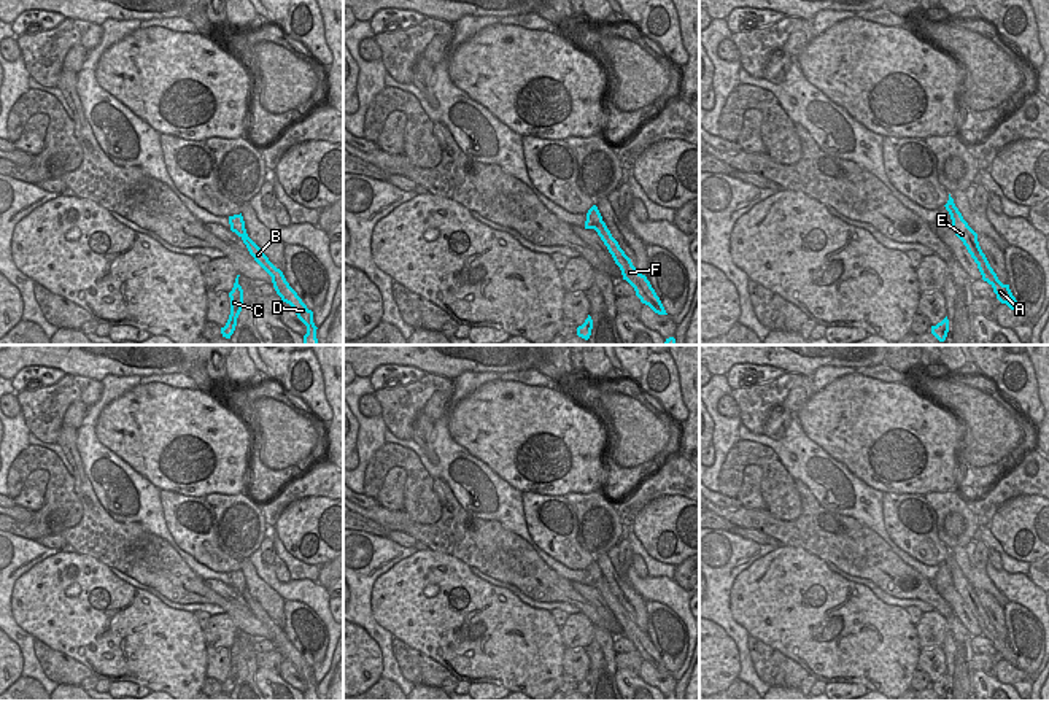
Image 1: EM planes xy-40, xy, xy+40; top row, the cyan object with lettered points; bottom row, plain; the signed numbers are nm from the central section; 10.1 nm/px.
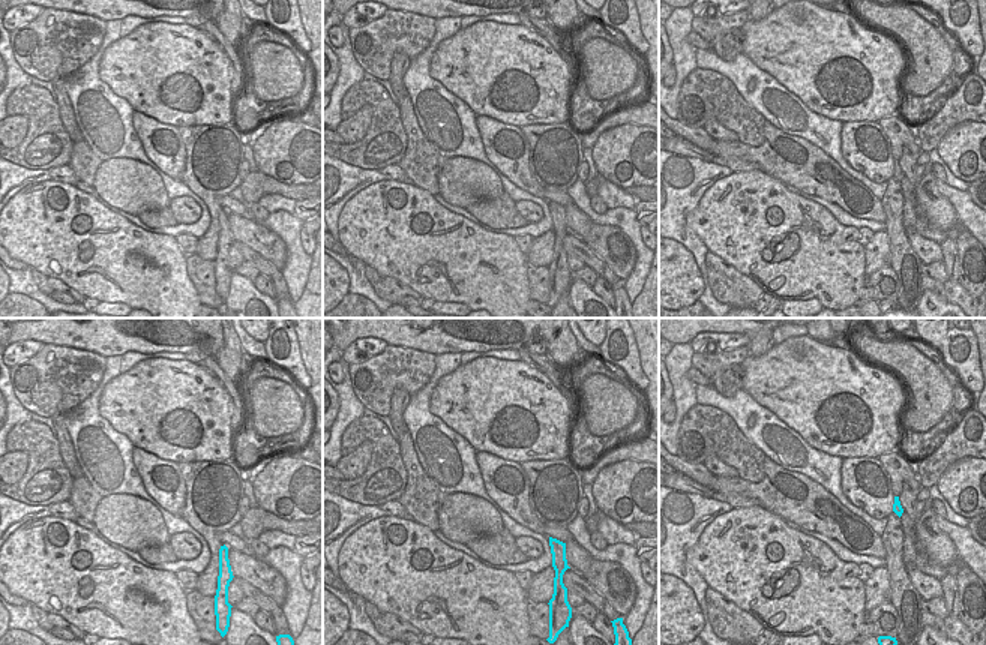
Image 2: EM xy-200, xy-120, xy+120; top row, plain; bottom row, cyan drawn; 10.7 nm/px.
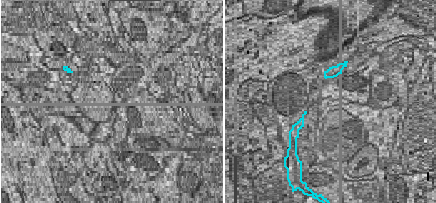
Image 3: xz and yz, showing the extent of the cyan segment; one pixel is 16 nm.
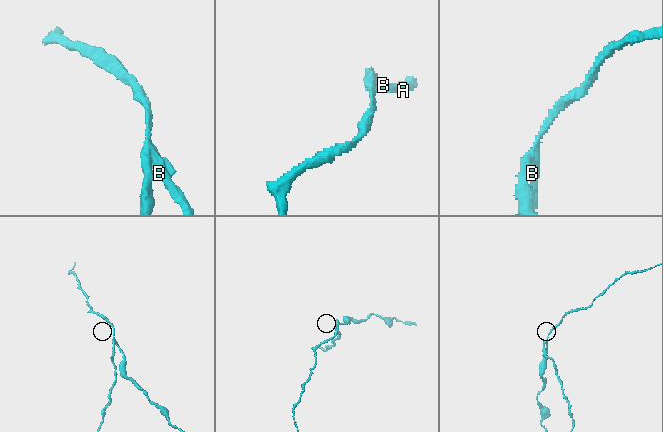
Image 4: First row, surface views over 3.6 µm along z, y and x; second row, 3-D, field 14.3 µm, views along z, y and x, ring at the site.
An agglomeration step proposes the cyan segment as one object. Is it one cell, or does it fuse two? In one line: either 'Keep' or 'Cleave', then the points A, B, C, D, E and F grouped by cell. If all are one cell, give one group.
Cleave. Groups: A B D E F / C

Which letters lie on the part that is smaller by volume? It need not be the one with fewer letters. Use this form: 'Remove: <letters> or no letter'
Remove: C

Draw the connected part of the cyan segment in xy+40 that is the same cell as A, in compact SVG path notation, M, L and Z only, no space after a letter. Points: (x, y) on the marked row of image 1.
M949 194L949 200L944 207L946 207L946 210L952 211L952 216L950 216L952 229L954 229L955 235L963 242L963 245L966 246L966 250L971 254L971 258L974 259L974 262L977 264L982 280L987 281L993 288L993 292L997 294L997 299L1001 304L1006 304L1011 310L1019 312L1017 300L1009 289L1009 285L1003 285L998 280L997 273L990 267L985 254L982 253L982 250L979 246L977 234L963 219L962 213L955 207L950 194Z

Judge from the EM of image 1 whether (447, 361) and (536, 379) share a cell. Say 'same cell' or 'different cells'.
different cells

